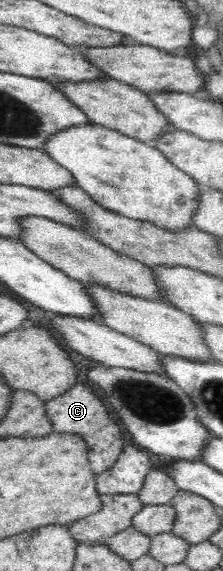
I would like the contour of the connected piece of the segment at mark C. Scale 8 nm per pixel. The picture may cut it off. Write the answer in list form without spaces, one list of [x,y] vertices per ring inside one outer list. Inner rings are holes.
[[[78,382],[62,395],[46,401],[46,416],[52,422],[52,432],[75,433],[84,438],[94,475],[112,468],[126,446],[120,425],[108,416],[104,403],[94,394],[92,388],[85,384]]]

